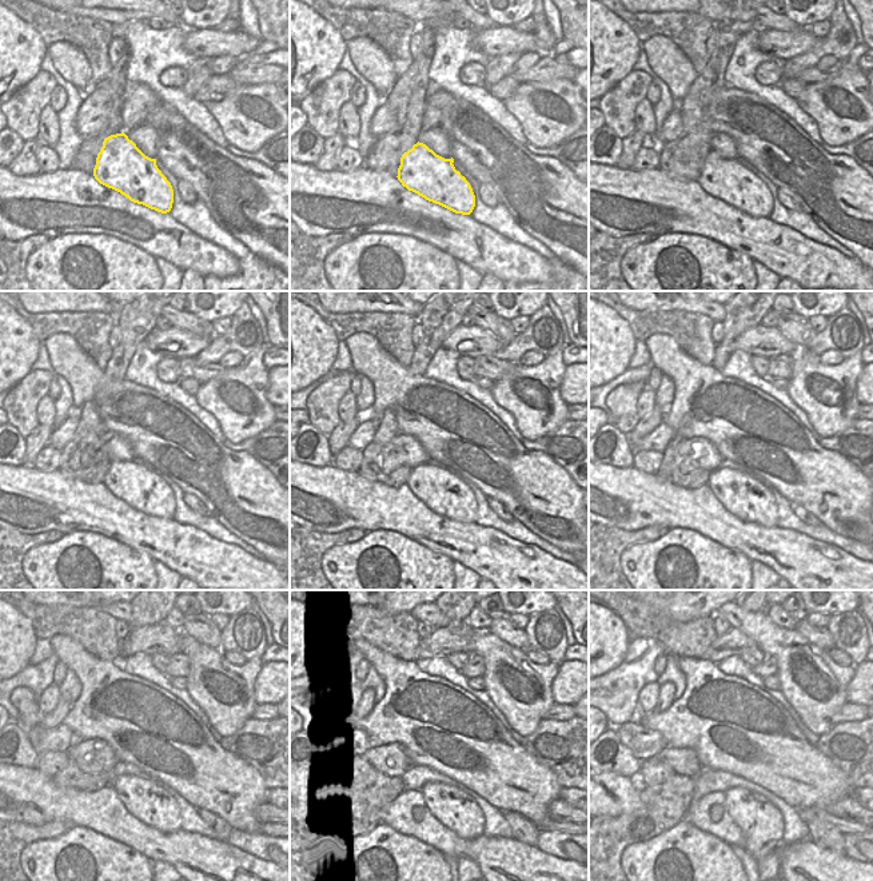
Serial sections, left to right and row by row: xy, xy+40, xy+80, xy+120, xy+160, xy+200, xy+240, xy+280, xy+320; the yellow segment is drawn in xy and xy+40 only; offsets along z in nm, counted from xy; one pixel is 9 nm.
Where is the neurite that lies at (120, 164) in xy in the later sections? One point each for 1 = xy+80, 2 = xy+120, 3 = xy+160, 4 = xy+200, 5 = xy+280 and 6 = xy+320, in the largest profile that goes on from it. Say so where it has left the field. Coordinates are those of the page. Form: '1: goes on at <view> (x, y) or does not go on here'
1: goes on at xy+80 (728, 179)
2: goes on at xy+120 (132, 482)
3: goes on at xy+160 (441, 490)
4: goes on at xy+200 (744, 495)
5: goes on at xy+280 (453, 808)
6: goes on at xy+320 (761, 822)

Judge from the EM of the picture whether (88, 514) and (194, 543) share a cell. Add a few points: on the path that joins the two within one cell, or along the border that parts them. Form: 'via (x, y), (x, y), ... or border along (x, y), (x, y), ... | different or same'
via (115, 519), (167, 541) | same

